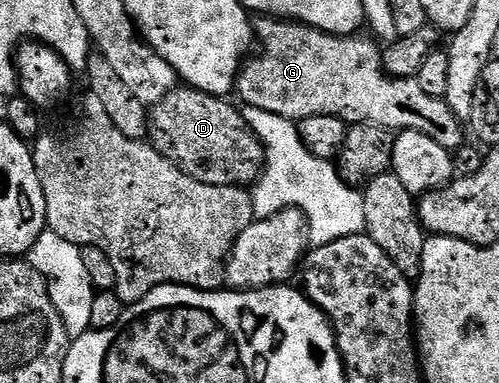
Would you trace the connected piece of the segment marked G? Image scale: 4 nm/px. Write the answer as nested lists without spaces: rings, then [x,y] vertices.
[[[262,18],[259,21],[256,24],[256,36],[260,44],[262,40],[262,53],[255,60],[250,58],[243,63],[236,85],[236,96],[243,100],[241,103],[245,107],[268,110],[268,114],[280,114],[295,122],[312,118],[312,114],[332,114],[346,121],[347,125],[375,124],[395,133],[410,129],[426,134],[449,150],[467,143],[463,121],[447,106],[445,99],[424,94],[417,79],[401,80],[387,76],[382,65],[382,48],[369,35],[333,36],[331,32],[321,32],[309,24],[281,18]]]

